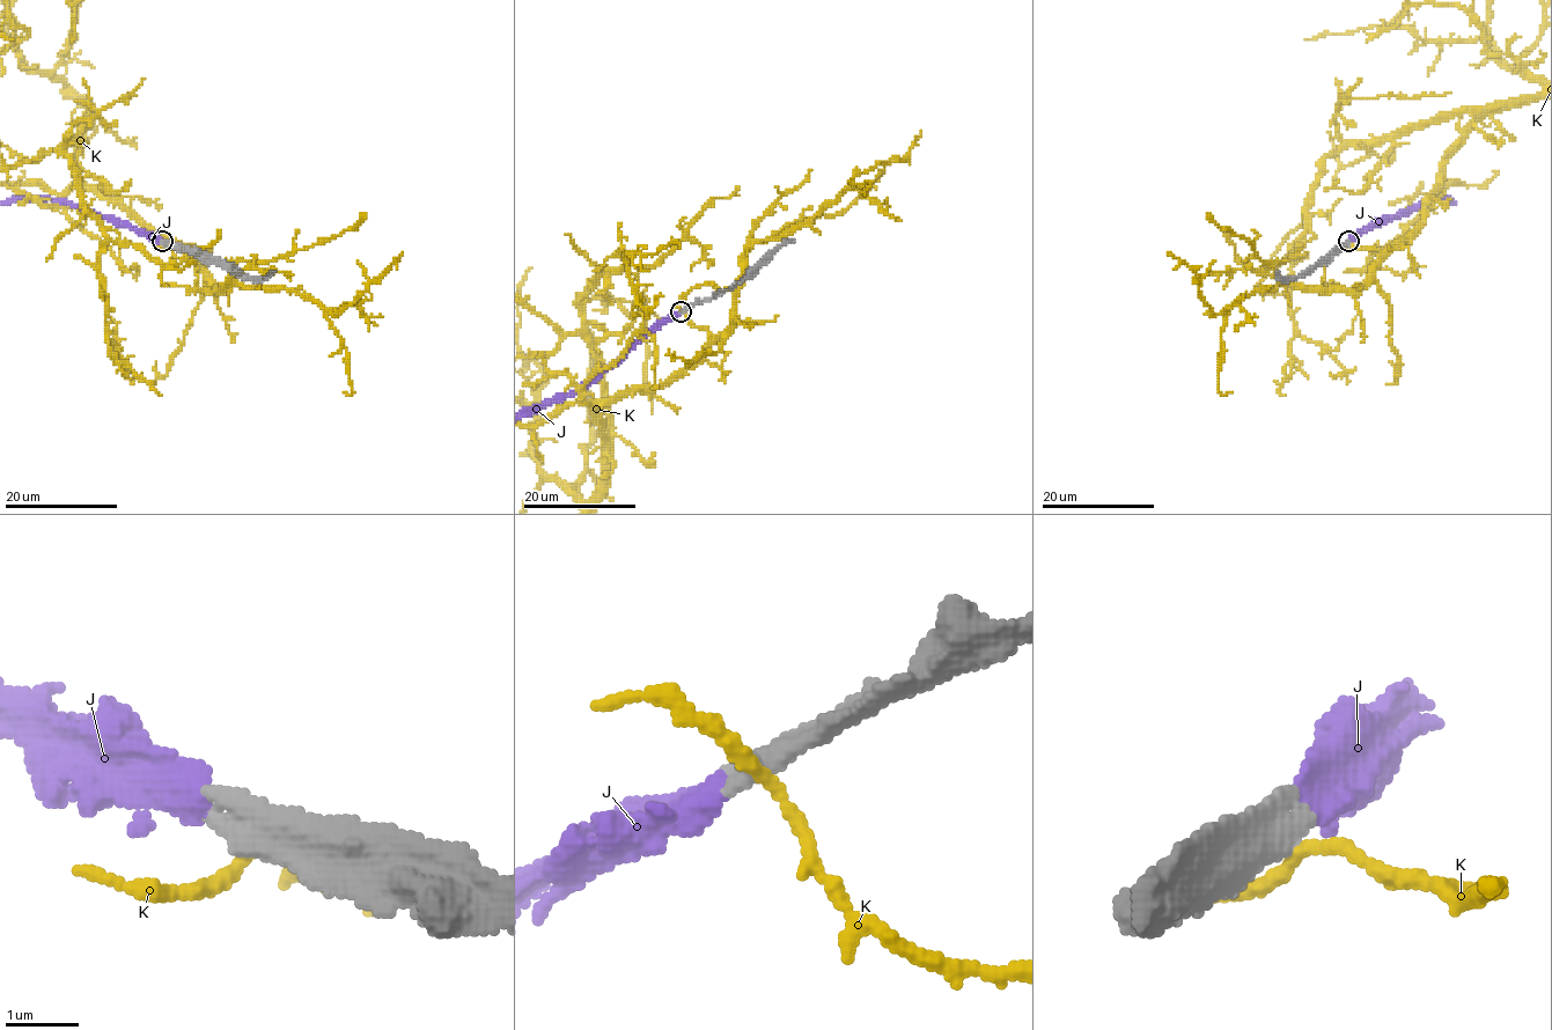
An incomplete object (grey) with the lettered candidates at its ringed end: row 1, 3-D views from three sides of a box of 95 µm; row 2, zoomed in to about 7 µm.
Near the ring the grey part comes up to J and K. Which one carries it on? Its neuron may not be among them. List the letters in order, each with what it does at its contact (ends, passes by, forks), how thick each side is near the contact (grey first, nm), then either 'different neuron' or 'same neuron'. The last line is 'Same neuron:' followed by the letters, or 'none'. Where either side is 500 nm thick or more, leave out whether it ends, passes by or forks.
J: it ends; calibres 440 and 400 nm; same neuron
K: calibres 500 and 190 nm; different neuron
Same neuron: J

